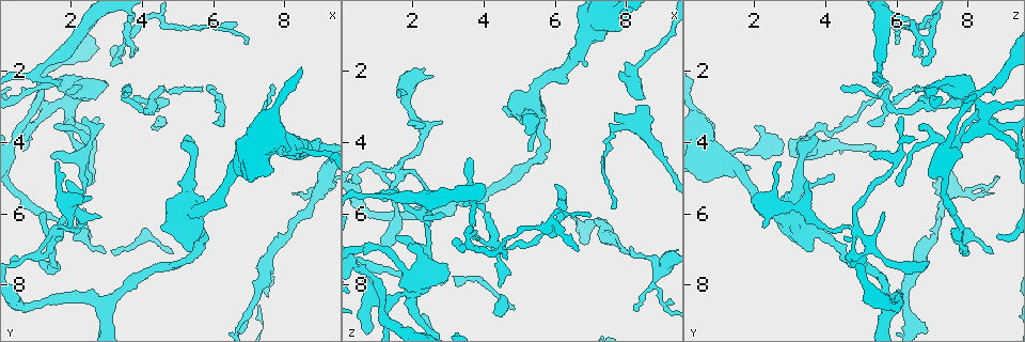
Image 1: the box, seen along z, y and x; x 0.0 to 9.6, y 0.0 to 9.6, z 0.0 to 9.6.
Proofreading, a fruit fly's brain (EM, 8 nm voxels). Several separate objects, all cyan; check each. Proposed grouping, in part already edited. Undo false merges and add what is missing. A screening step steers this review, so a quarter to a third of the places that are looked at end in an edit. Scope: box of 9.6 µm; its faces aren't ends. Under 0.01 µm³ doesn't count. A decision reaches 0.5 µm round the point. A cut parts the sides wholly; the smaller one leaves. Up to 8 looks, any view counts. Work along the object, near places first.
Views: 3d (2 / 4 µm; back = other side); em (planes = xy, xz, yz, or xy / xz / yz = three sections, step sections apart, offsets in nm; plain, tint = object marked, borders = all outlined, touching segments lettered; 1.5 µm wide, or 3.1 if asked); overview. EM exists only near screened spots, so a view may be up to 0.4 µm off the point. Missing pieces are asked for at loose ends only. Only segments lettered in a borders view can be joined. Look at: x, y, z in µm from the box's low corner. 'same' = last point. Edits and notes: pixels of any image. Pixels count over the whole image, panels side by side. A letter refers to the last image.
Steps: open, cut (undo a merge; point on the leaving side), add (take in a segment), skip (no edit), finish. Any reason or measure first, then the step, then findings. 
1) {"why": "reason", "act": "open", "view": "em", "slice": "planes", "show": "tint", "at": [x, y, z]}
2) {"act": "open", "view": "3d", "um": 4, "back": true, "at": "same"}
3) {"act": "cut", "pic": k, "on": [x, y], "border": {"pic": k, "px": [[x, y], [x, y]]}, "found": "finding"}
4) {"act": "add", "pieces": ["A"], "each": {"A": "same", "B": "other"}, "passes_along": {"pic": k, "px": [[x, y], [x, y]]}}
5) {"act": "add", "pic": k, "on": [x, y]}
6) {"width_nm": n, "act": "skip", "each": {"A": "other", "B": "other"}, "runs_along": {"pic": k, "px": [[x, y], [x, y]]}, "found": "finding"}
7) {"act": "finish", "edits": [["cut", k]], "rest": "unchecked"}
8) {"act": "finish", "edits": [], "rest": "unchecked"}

{"why": "thick turns thin", "act": "open", "view": "3d", "um": 2, "at": [0.60, 8.65, 5.90]}

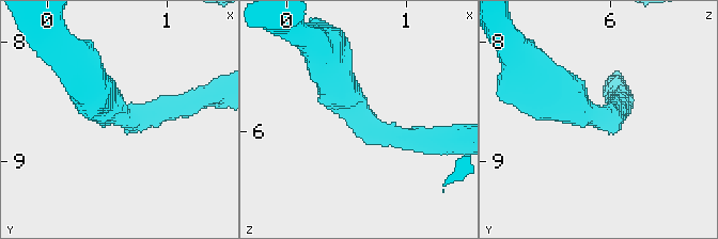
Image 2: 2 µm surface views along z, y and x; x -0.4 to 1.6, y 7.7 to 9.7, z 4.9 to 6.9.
{"arm_widths_nm": [220, 380], "why": "shape alone is not enough", "act": "open", "view": "em", "slice": "yz", "step": 4, "show": "tint", "at": [0.60, 8.60, 5.88]}

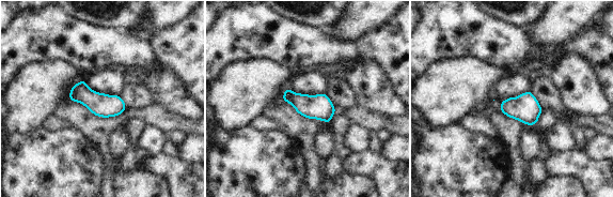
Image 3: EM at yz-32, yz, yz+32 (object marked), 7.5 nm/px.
{"why": "cut it another way", "act": "open", "view": "em", "slice": "planes", "show": "borders", "at": "same"}

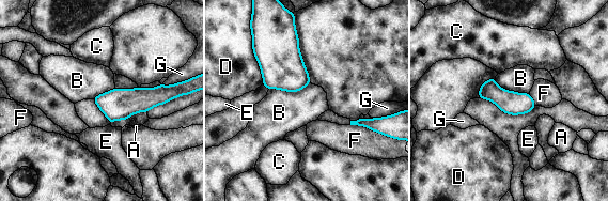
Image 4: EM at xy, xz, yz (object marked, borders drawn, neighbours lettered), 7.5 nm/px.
{"act": "skip", "each": {"A": "other", "B": "other", "C": "other", "D": "other", "E": "other", "F": "other", "G": "other"}, "border": {"pic": 4, "px": [[310, 82], [293, 92], [268, 90]]}, "found": "one neuron here"}

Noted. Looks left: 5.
{"why": "free end", "act": "open", "view": "3d", "um": 4, "at": [4.85, 7.10, 8.70]}

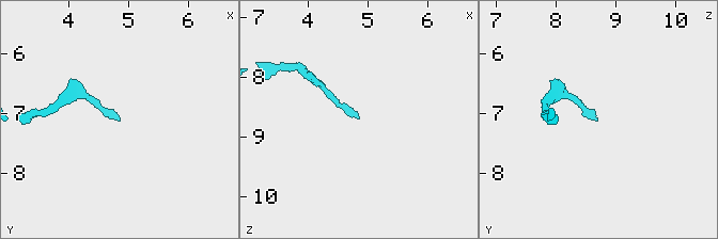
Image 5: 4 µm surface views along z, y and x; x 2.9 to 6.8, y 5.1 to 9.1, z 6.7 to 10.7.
{"act": "open", "view": "em", "slice": "yz", "step": 8, "show": "borders", "at": [4.85, 7.10, 8.65]}

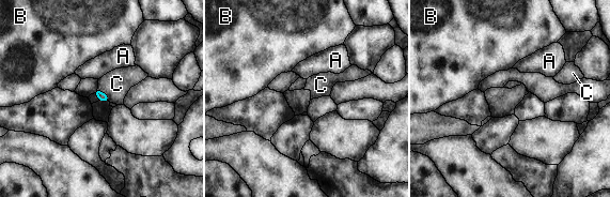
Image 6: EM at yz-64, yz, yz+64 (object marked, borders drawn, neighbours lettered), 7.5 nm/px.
{"act": "open", "view": "em", "slice": "planes", "show": "borders", "at": "same"}

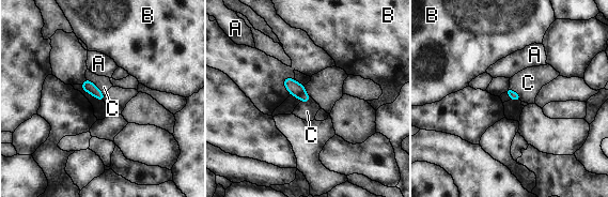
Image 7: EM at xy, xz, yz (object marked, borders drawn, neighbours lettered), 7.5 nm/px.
{"act": "skip", "each": {"A": "other", "B": "other", "C": "other"}, "border": {"pic": 7, "px": [[86, 77], [104, 95]]}, "found": "no lettered segment goes on from it"}

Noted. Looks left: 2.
{"act": "open", "view": "em", "slice": "xy", "step": 8, "show": "tint", "at": [3.80, 2.85, 6.65]}

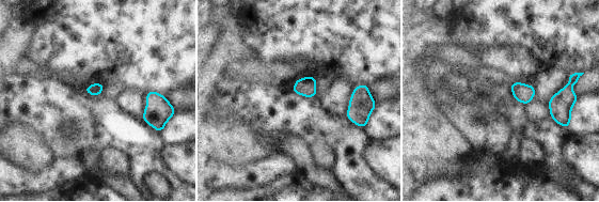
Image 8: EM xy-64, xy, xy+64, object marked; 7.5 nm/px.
{"why": "cut it another way", "act": "open", "view": "em", "slice": "planes", "show": "borders", "at": "same"}

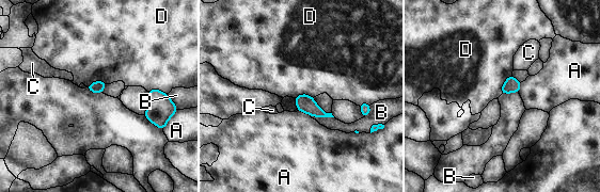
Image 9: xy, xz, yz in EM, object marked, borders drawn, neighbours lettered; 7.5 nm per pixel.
{"act": "skip", "each": {"A": "other", "B": "other", "C": "other", "D": "other"}, "border": {"pic": 9, "px": [[511, 74], [503, 83], [501, 93]]}, "found": "none of them fits"}

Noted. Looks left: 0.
{"act": "finish", "edits": [], "rest": "unchecked"}

